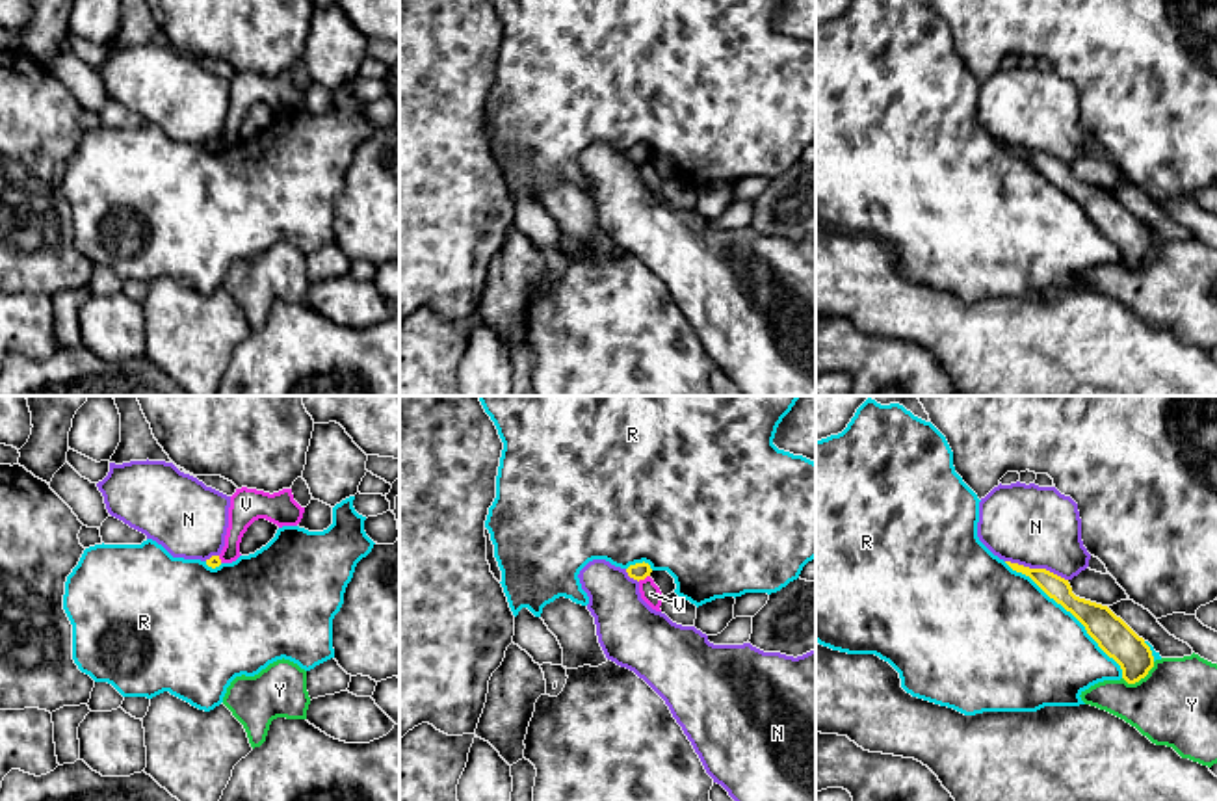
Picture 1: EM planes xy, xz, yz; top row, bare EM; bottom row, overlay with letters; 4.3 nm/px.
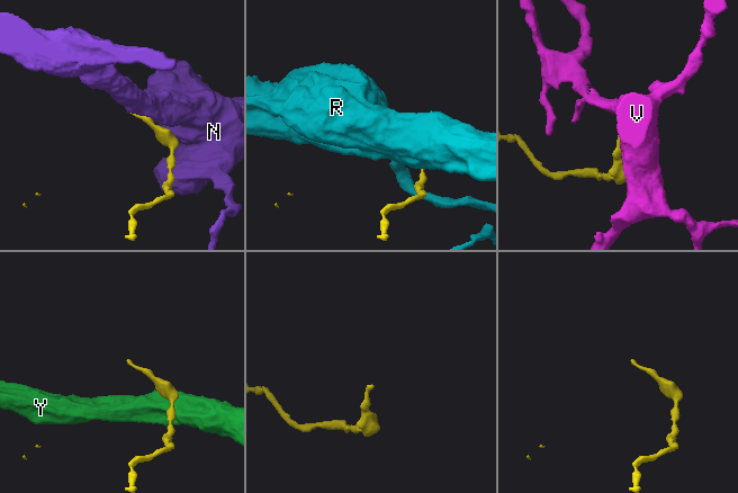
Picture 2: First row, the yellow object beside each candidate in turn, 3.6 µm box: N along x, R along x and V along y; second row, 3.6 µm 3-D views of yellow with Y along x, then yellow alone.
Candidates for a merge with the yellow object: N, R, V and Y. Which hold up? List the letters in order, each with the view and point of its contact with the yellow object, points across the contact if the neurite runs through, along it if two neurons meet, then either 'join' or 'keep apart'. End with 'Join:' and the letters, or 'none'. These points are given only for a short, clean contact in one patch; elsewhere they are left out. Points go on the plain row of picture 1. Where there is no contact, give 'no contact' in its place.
N: yz (1037, 153) | along yz (1006, 144), (1033, 153), (1048, 153), (1067, 164) | keep apart
R: yz (1069, 194) | keep apart
V: xz (643, 162) | along xz (649, 158), (638, 164) | keep apart
Y: yz (1139, 262) | keep apart
Join: none

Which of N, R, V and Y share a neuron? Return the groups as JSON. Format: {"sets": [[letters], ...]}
{"sets": [["N"], ["R"], ["V"], ["Y"]]}

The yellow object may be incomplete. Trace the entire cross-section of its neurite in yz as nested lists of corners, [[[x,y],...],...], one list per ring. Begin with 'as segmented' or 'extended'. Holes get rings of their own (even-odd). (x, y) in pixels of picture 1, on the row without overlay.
as segmented | [[[1011,145],[1005,147],[1013,154],[1029,160],[1050,182],[1070,195],[1098,230],[1120,249],[1122,262],[1128,268],[1139,266],[1154,251],[1154,240],[1145,223],[1107,190],[1076,180],[1068,164],[1046,152],[1029,152]]]

